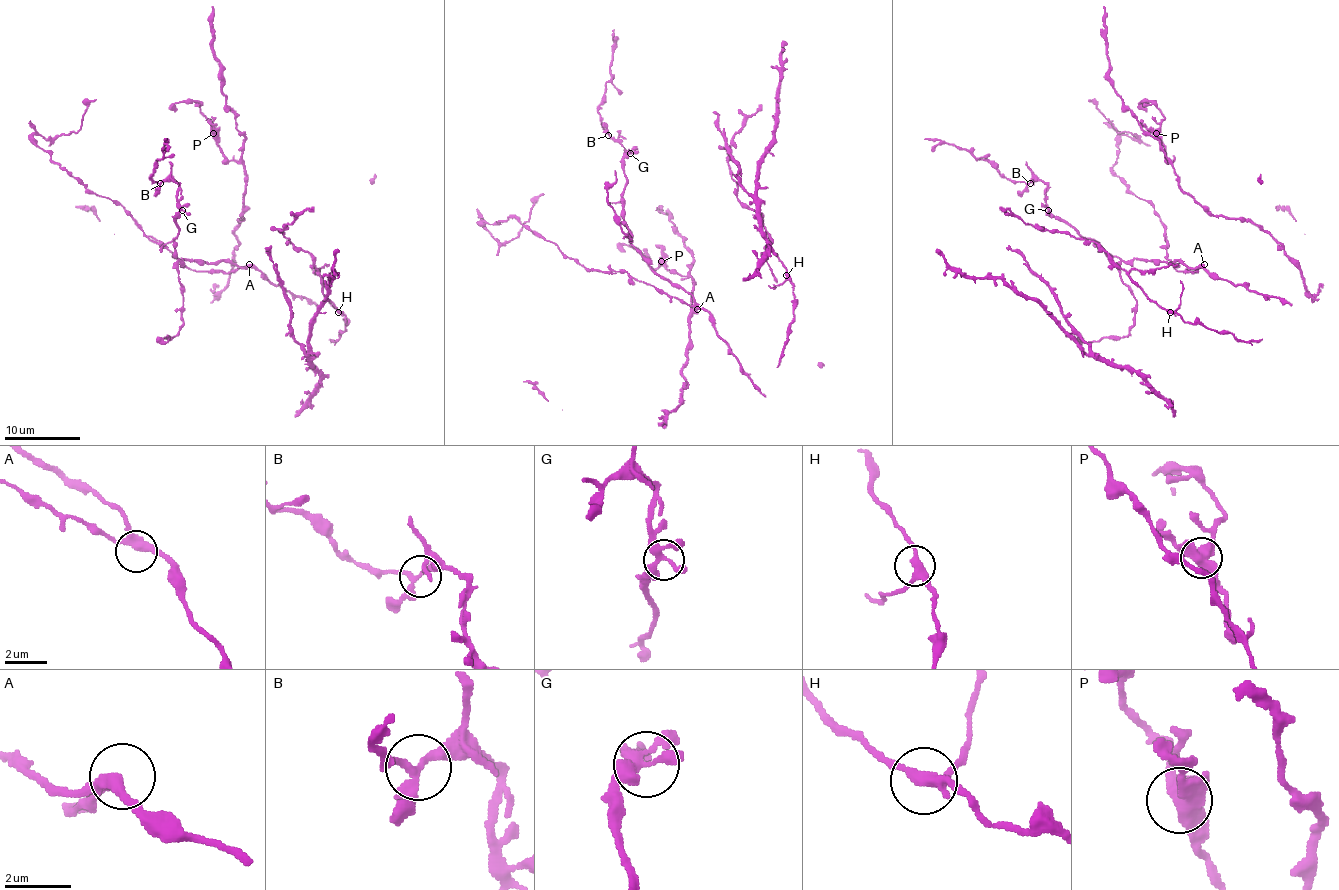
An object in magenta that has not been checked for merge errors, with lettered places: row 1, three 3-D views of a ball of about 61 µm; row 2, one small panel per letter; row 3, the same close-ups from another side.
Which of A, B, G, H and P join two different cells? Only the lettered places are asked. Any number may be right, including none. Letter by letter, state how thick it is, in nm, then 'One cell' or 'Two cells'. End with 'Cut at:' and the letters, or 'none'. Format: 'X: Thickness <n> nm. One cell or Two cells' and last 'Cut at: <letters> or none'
A: Thickness 320 nm. One cell
B: Thickness 220 nm. One cell
G: Thickness 280 nm. One cell
H: Thickness 280 nm. One cell
P: Thickness 480 nm. One cell
Cut at: none

